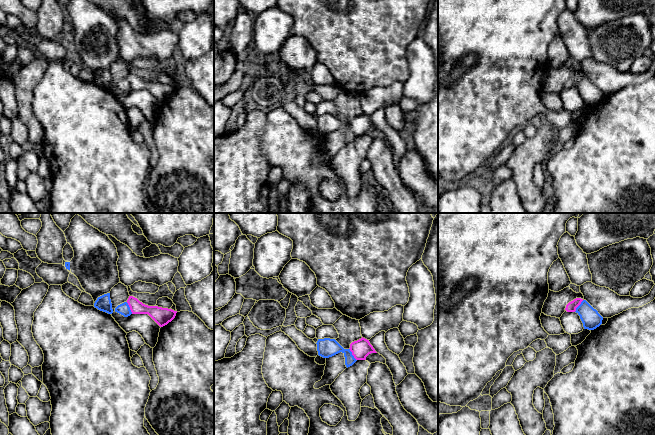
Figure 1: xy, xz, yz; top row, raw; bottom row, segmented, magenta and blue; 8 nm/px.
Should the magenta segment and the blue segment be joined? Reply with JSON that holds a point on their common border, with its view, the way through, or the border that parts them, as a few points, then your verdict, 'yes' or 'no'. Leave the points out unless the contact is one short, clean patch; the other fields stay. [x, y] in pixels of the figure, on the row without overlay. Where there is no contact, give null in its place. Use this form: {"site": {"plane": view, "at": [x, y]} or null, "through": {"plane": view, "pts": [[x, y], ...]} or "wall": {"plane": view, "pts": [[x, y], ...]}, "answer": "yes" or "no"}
{"site": {"plane": "xy", "at": [130, 84]}, "wall": {"plane": "xy", "pts": [[126, 78], [132, 89]]}, "answer": "no"}

